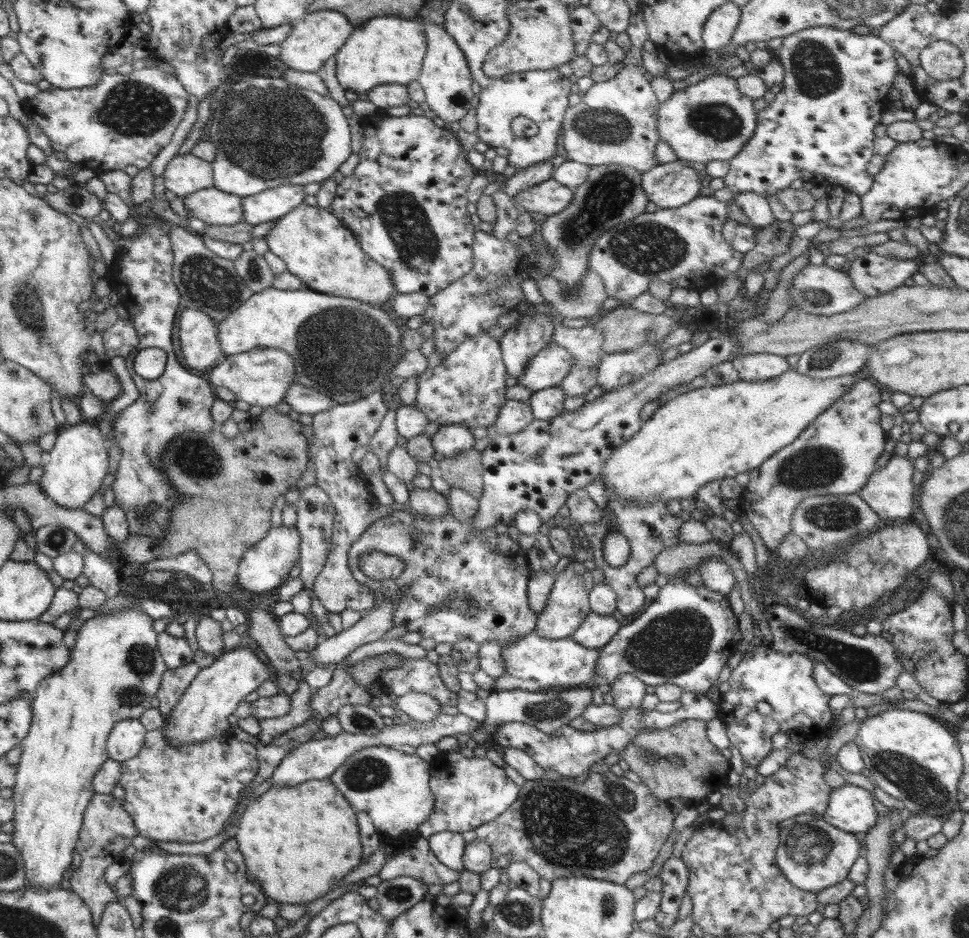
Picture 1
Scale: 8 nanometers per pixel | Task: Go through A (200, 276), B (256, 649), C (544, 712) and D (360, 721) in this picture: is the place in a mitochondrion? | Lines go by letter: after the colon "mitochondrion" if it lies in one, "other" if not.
A: mitochondrion
B: other
C: mitochondrion
D: mitochondrion

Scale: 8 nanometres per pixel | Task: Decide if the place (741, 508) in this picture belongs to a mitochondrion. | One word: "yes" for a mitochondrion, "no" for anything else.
no

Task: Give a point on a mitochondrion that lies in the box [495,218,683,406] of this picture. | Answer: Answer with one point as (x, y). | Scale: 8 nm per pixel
(585, 294)

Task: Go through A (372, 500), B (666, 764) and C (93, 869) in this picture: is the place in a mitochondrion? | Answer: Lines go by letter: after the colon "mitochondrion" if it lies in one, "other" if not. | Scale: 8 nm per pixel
A: other
B: mitochondrion
C: other

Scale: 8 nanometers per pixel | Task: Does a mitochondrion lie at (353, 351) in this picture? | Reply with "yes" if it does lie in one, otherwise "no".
yes

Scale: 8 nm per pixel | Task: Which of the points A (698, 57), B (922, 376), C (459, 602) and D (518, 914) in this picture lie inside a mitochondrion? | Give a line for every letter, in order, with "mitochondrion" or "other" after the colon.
A: other
B: other
C: mitochondrion
D: mitochondrion

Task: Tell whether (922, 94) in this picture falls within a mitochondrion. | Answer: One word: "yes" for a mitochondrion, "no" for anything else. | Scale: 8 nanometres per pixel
no

